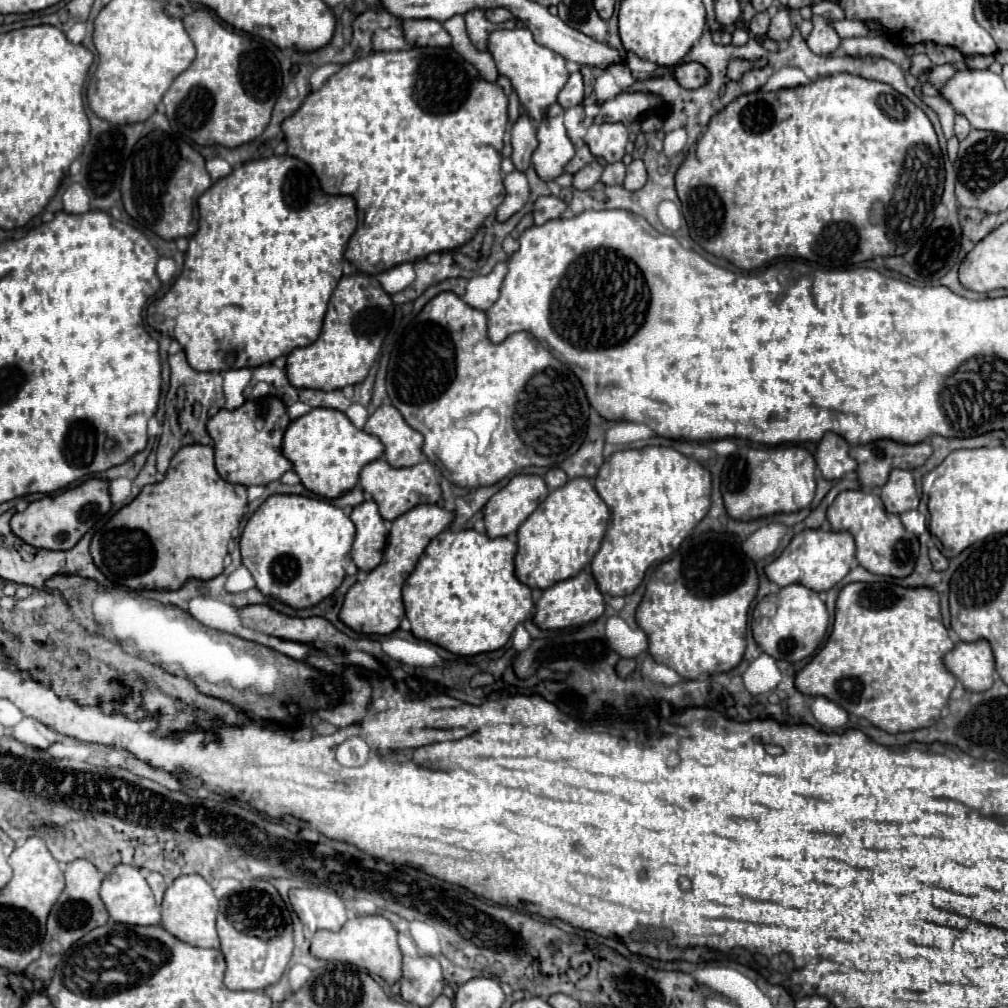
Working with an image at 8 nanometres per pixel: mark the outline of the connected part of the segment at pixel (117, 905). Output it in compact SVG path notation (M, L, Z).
M116 865L112 873L102 881L100 897L110 913L110 917L118 923L126 925L160 925L160 907L154 903L154 895L140 873L138 867L132 865Z

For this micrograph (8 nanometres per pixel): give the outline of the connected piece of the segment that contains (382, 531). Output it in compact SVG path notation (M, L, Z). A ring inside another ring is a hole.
M372 499L356 505L350 519L356 525L352 559L360 571L368 573L374 567L378 567L382 559L388 531L386 531L384 519L378 513L378 505Z

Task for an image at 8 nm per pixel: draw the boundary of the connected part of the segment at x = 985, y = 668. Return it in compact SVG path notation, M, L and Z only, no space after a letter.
M988 641L956 643L950 653L944 655L946 669L968 689L968 691L986 691L994 681L994 657Z

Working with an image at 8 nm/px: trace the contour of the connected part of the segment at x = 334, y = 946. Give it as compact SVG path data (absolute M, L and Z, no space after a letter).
M360 915L344 923L340 931L316 931L310 939L310 953L316 959L340 961L356 965L370 975L382 977L388 985L394 985L402 977L402 953L396 941L396 929L382 915Z

